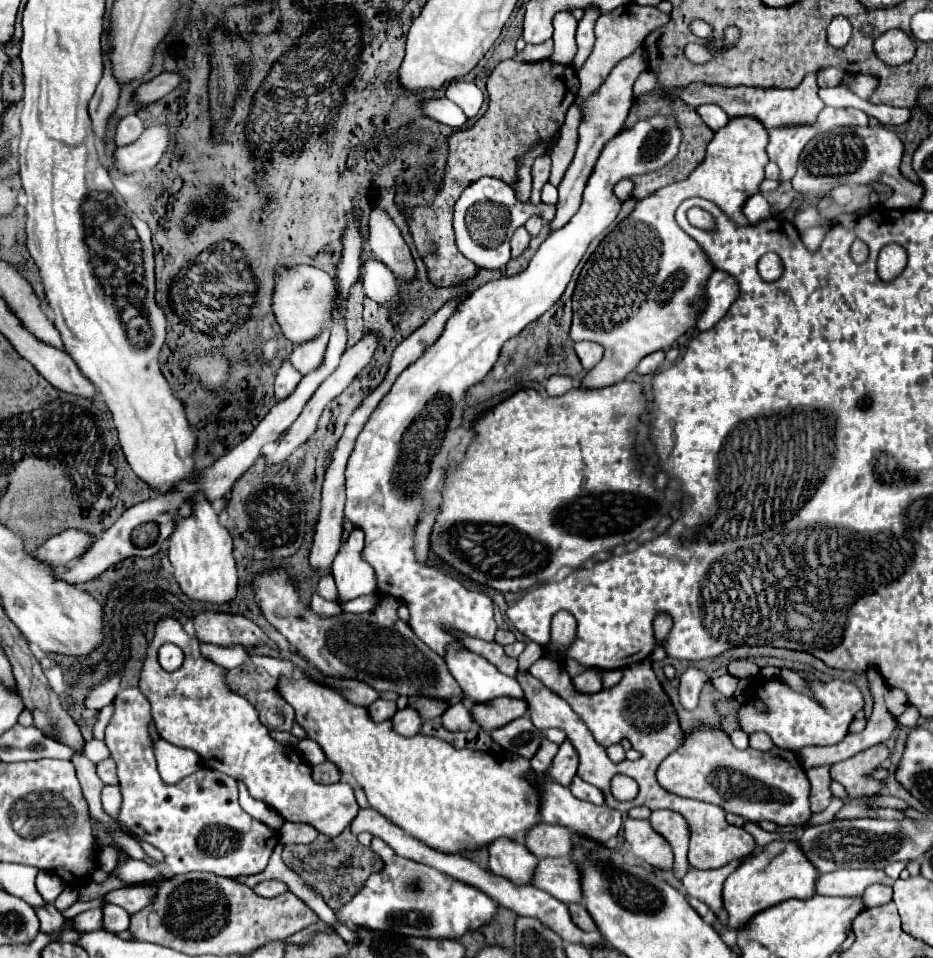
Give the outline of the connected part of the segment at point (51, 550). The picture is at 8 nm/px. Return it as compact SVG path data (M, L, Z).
M67 529L51 539L47 539L33 557L41 559L41 563L49 563L49 567L65 567L69 561L77 559L85 553L85 549L91 545L91 537L77 529Z

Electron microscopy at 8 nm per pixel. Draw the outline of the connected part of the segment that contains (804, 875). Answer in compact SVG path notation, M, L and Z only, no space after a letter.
M773 841L767 847L757 847L753 859L739 865L723 885L723 907L727 911L729 929L739 931L753 915L773 907L775 903L813 897L817 877L817 869L807 861L795 841Z

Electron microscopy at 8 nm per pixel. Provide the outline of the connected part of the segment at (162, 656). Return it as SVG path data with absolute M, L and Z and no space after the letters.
M163 645L159 649L159 663L167 671L179 669L183 663L183 651L177 645Z

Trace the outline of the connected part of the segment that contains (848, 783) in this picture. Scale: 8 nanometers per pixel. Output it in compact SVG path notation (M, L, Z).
M873 745L855 757L831 765L831 779L845 785L847 793L857 797L873 797L877 793L885 793L881 781L873 781L867 775L879 767L881 761L889 757L889 749L885 745Z

